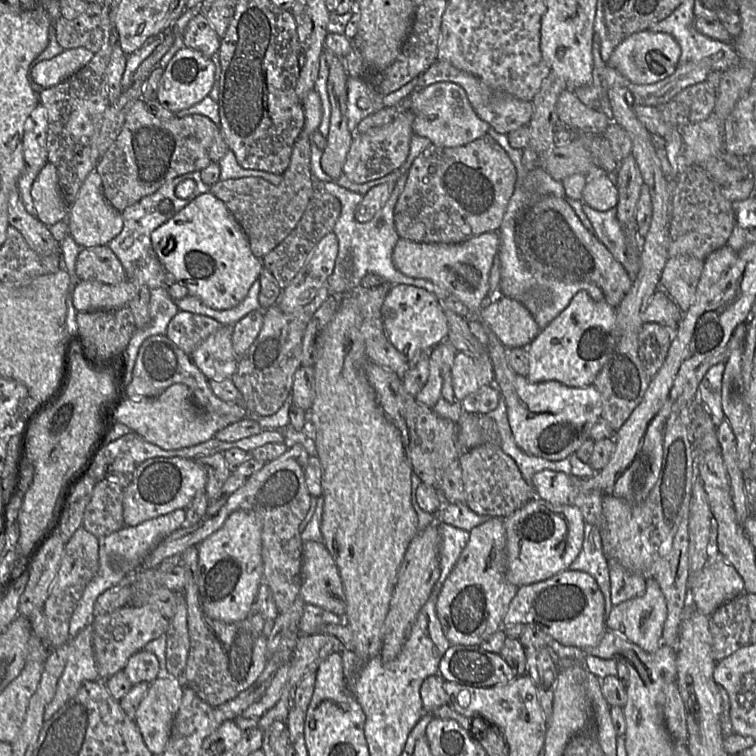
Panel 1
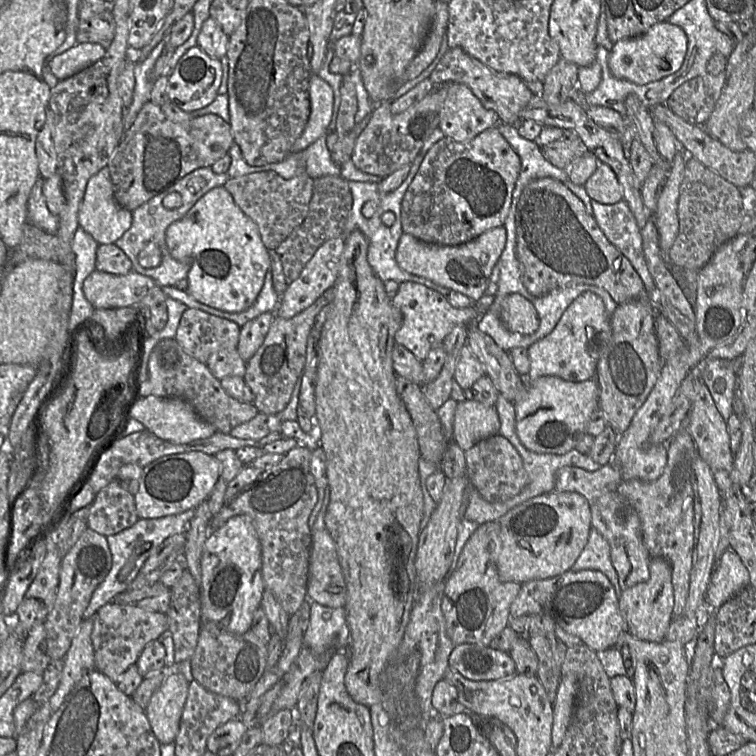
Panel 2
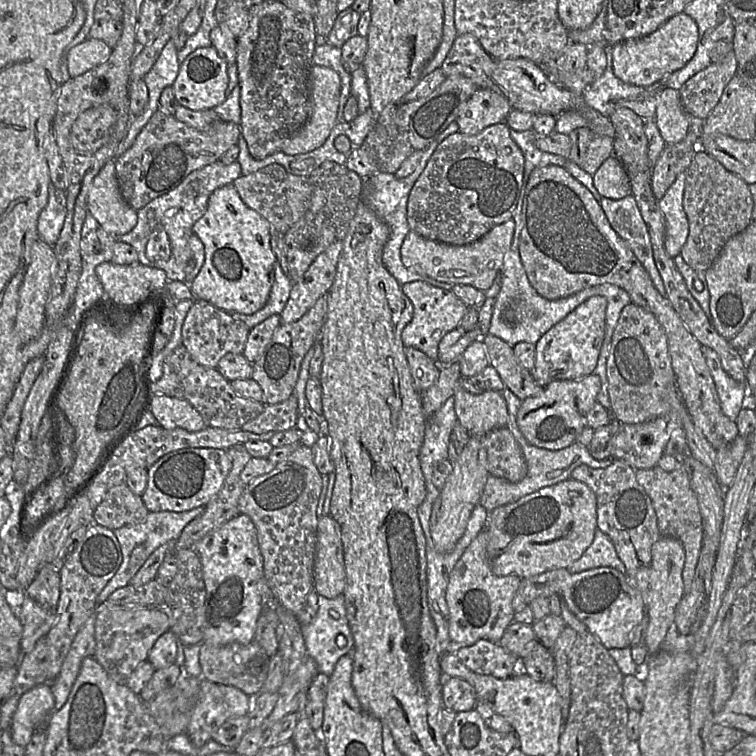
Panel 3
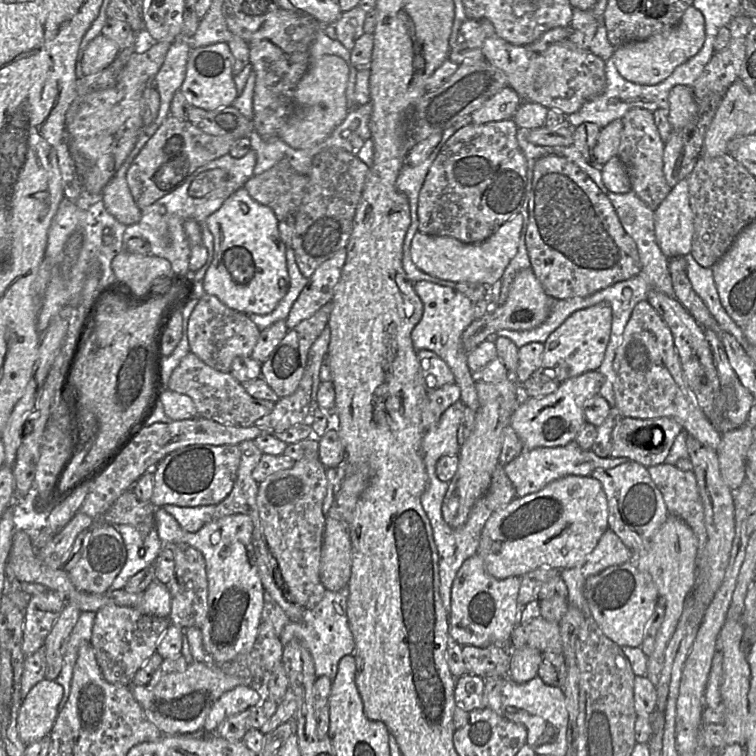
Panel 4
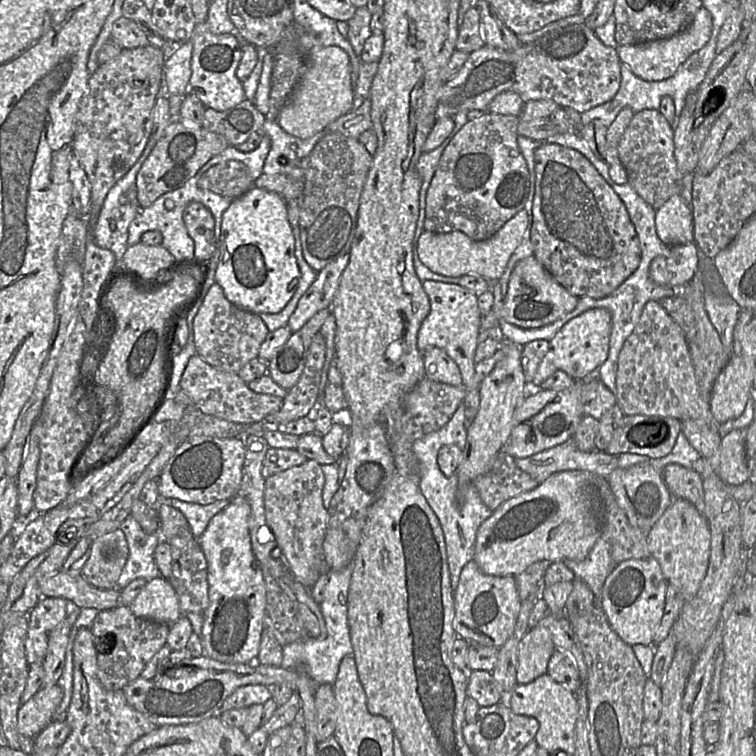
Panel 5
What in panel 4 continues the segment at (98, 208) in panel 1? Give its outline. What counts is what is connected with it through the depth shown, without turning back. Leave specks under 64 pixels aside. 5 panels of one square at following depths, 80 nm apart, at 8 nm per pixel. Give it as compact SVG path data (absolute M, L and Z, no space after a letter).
M113 177L100 194L106 210L120 223L129 226L141 218L141 210L137 206L125 178Z

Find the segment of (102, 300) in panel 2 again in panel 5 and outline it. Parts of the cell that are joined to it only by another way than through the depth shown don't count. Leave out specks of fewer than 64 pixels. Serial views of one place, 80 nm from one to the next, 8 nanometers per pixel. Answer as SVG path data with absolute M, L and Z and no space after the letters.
M139 242L129 246L119 265L135 271L144 279L150 279L167 268L173 261L172 254L160 245Z

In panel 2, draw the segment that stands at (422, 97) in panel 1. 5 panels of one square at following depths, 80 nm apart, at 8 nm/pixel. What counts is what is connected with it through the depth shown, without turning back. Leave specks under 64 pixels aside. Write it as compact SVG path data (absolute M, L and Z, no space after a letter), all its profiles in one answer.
M447 83L447 96L439 114L438 129L444 137L464 143L496 126L499 117L485 108L463 83Z

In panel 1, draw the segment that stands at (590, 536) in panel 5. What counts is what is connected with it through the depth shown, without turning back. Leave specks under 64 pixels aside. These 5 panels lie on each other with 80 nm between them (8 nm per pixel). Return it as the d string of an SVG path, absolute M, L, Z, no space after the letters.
M534 497L504 520L506 580L517 586L548 579L566 569L581 551L585 520L574 505L554 505Z

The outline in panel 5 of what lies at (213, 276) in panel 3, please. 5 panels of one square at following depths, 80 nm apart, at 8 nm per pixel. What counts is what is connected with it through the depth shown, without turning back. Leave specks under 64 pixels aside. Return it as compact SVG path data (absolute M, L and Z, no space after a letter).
M253 186L244 195L234 199L222 216L218 250L219 260L215 270L215 283L218 283L223 288L226 298L232 304L254 314L275 314L280 312L293 297L301 272L295 255L295 237L288 220L287 202L279 194Z

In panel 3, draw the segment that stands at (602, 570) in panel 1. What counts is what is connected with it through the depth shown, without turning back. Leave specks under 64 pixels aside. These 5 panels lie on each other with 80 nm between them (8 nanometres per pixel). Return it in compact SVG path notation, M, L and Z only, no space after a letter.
M597 528L591 545L567 570L571 574L577 574L599 567L611 567L625 572L624 564L618 557L613 542L608 535Z

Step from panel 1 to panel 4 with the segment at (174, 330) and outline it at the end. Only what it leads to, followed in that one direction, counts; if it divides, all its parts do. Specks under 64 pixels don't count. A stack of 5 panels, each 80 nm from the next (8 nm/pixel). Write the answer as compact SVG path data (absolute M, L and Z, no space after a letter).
M204 294L197 299L187 324L190 352L206 365L221 372L230 372L233 360L238 356L250 357L261 330L249 315L234 310L214 295Z

